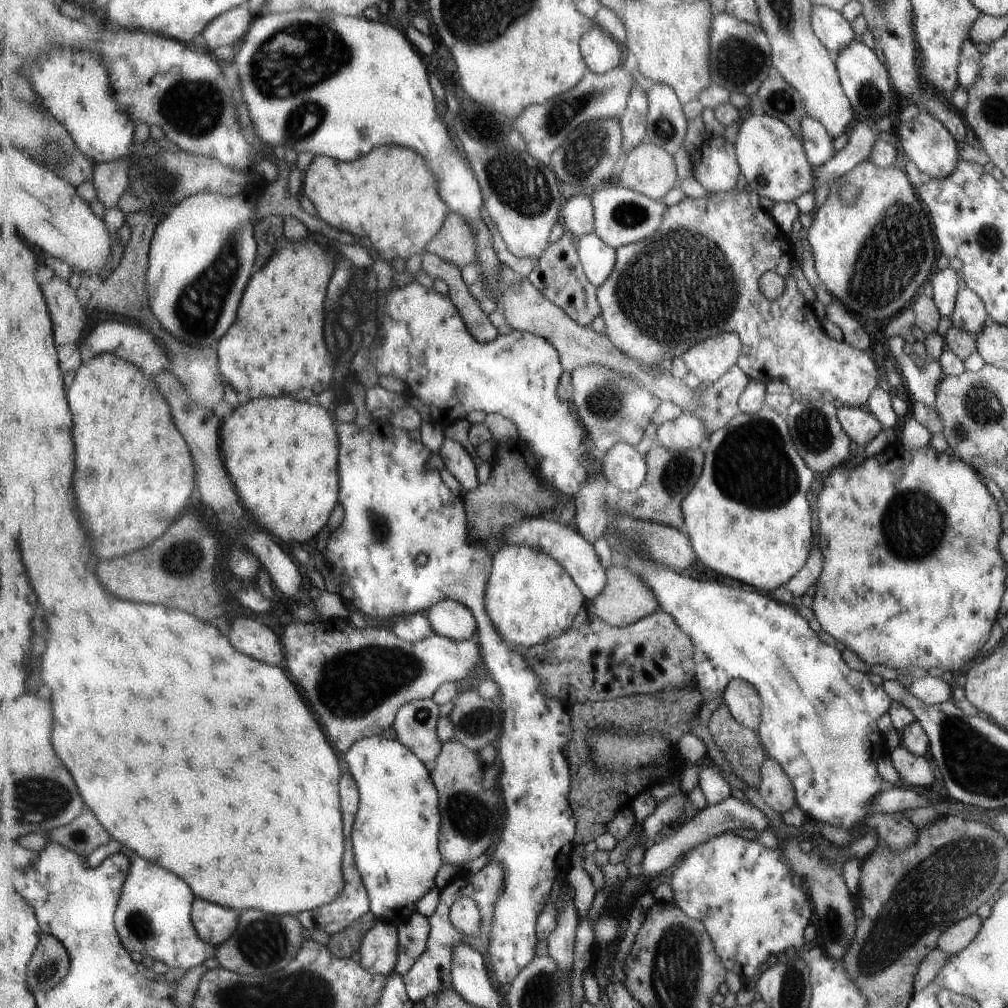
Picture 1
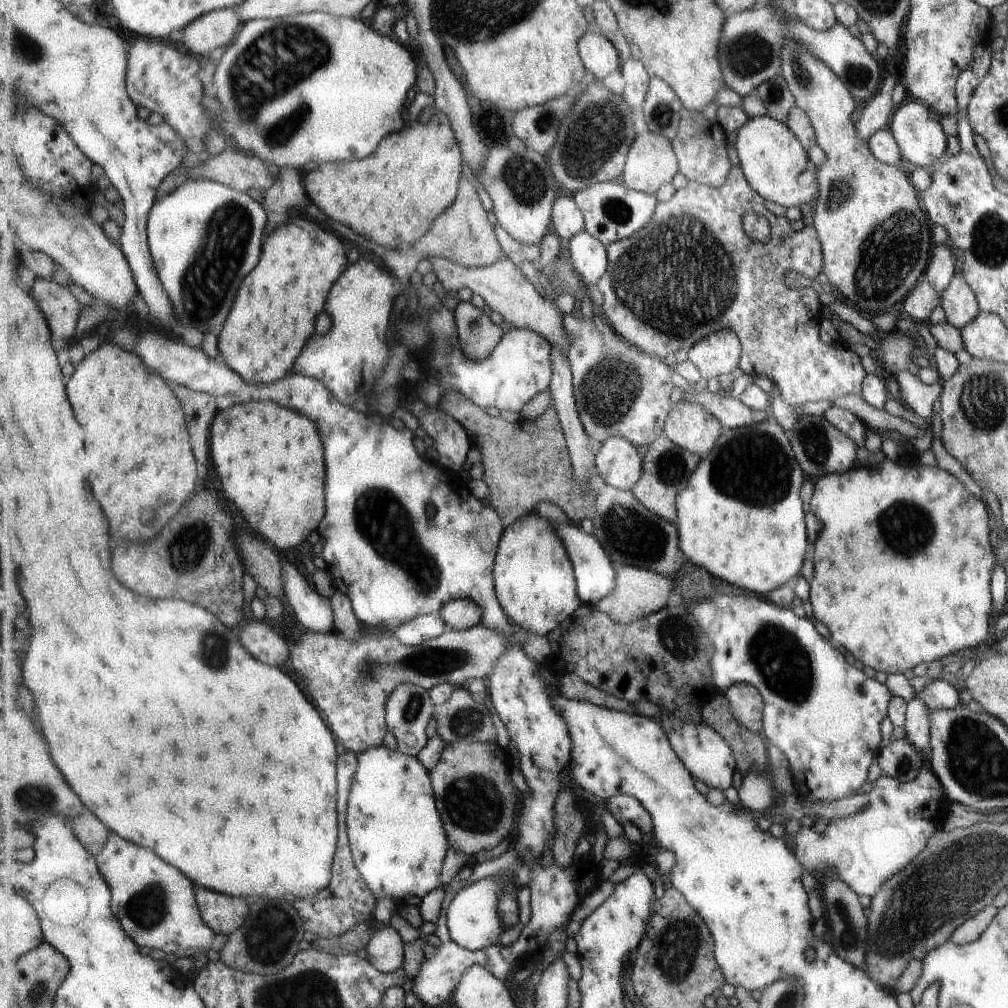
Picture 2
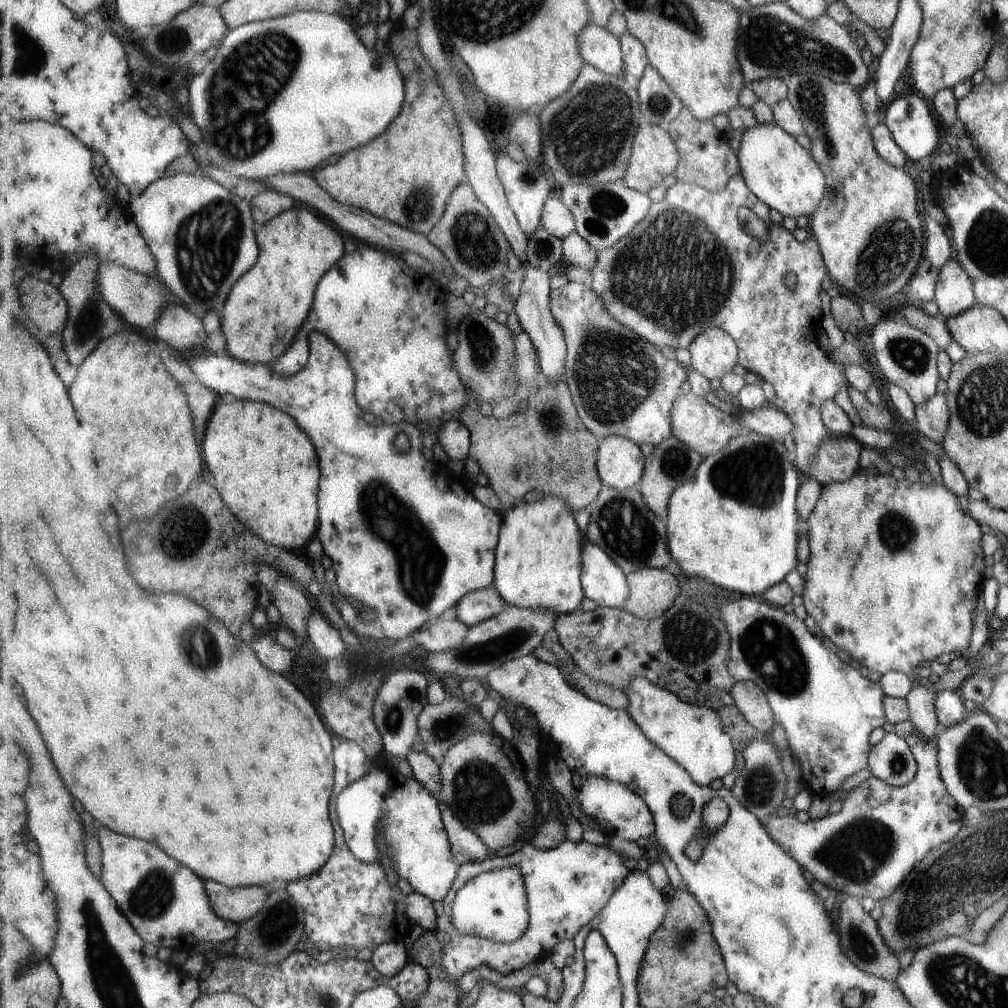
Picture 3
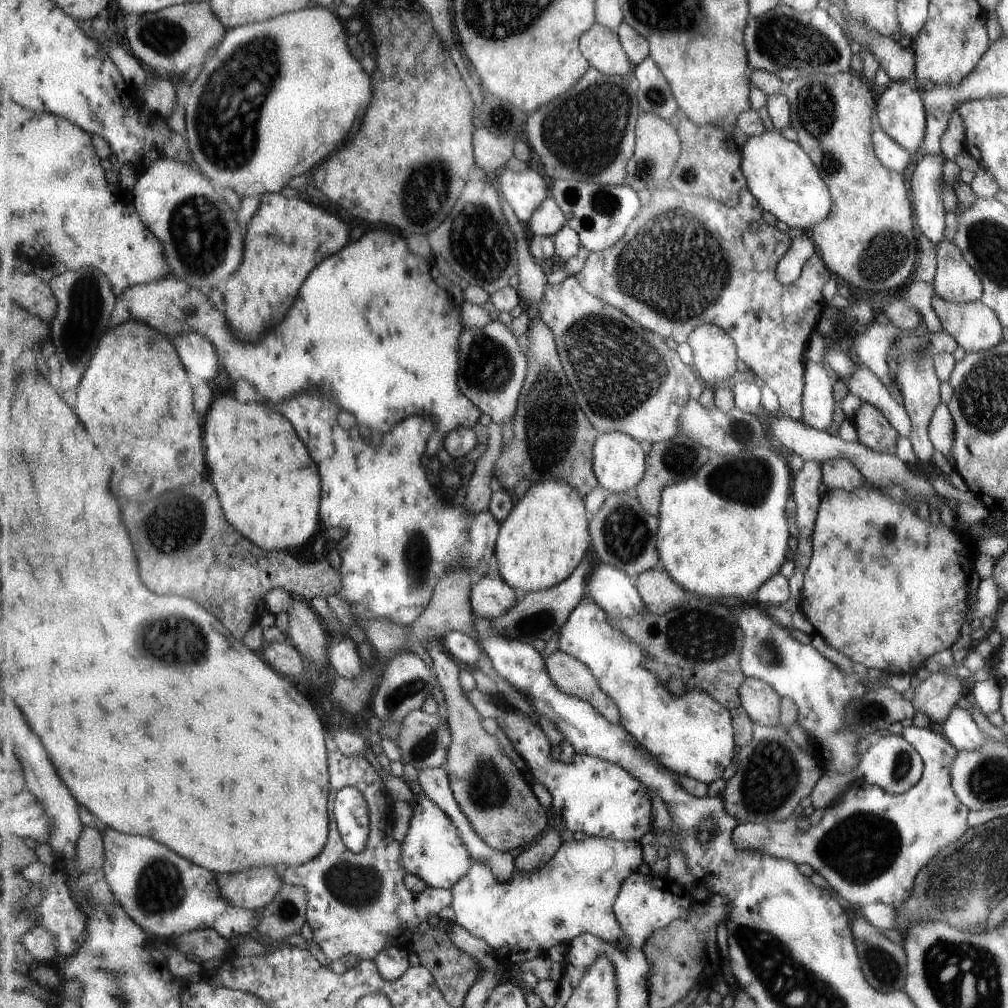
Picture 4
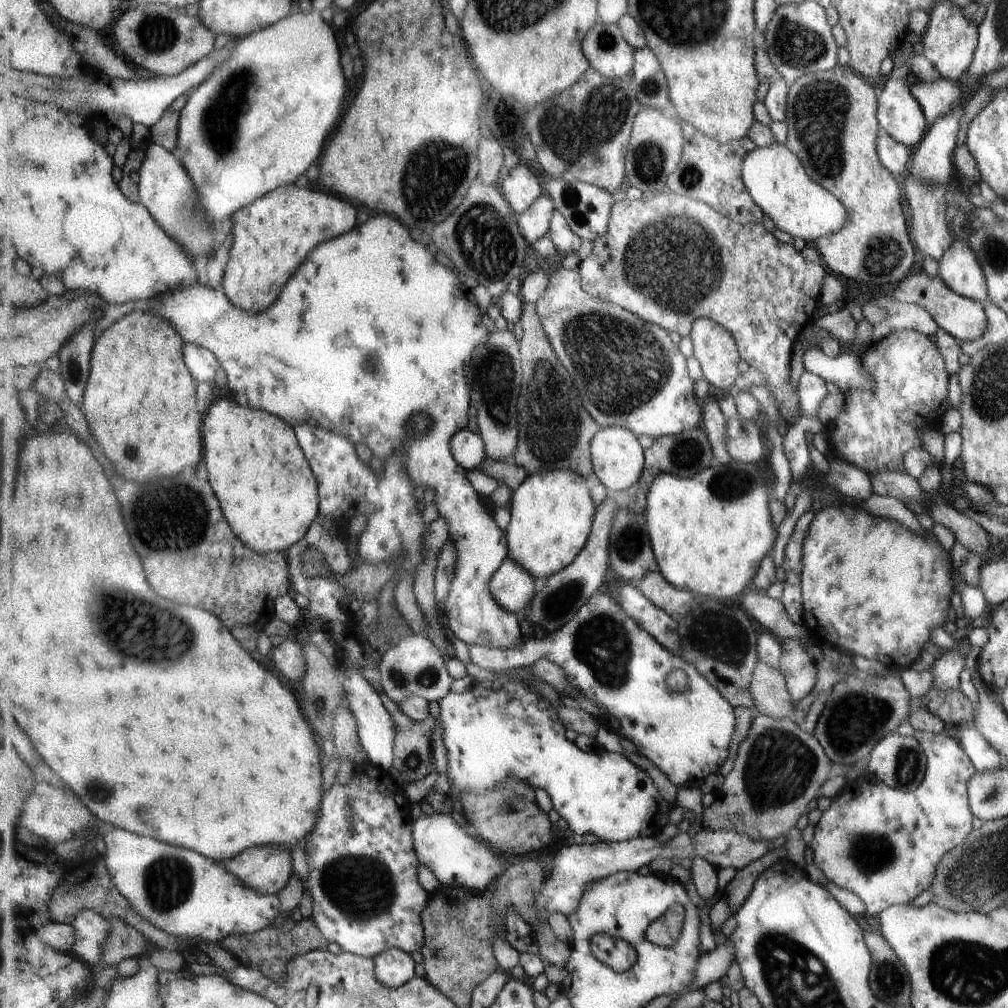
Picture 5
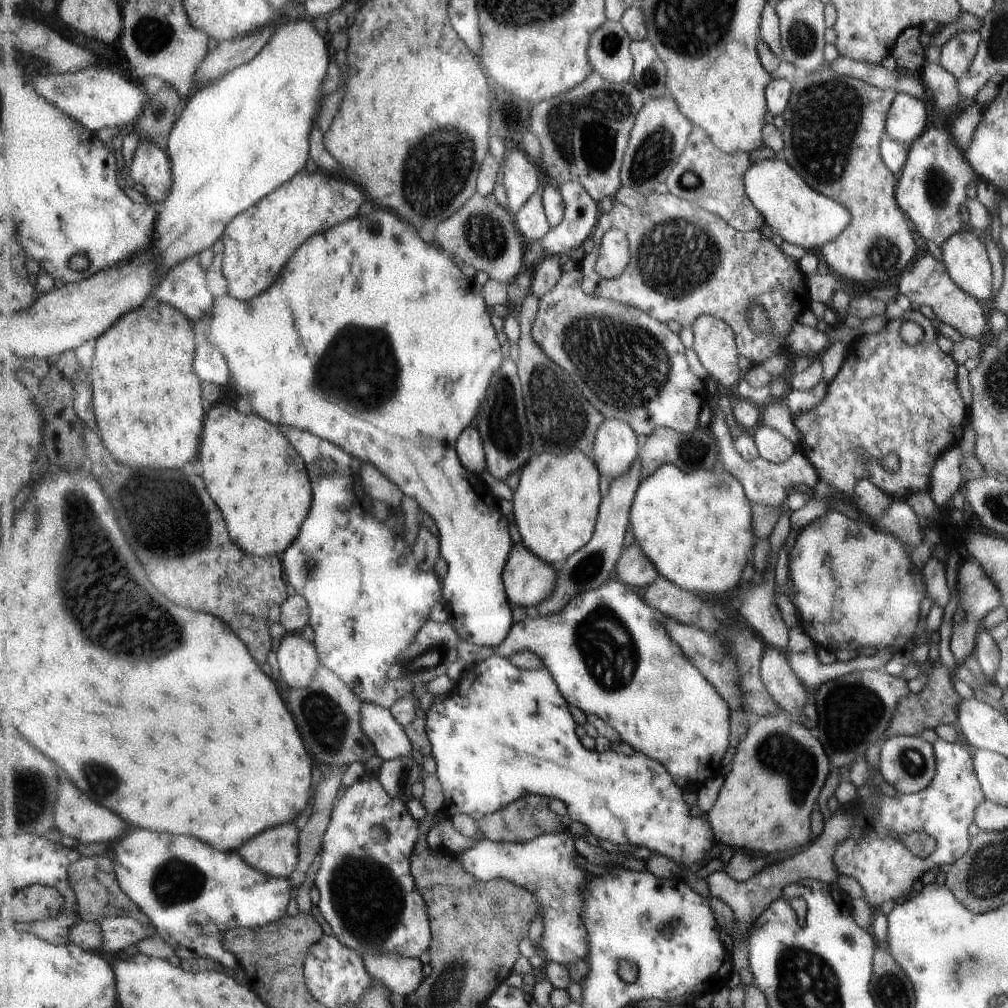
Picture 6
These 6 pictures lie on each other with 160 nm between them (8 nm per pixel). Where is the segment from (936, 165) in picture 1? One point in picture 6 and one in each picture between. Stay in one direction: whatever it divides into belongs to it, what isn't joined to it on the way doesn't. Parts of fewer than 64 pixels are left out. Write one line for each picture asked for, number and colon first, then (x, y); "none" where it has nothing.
2: (921, 140)
3: (907, 120)
4: (900, 114)
5: (897, 113)
6: (905, 120)

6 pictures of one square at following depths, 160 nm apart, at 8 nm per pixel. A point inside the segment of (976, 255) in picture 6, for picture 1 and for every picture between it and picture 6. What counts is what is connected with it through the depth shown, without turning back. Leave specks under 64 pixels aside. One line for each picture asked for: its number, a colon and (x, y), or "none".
1: (968, 314)
2: (957, 301)
3: (953, 294)
4: (954, 281)
5: (958, 268)

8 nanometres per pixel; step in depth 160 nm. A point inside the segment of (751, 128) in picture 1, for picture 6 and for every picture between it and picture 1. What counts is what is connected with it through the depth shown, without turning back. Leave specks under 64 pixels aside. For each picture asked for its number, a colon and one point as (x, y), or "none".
2: (775, 165)
3: (776, 169)
4: (782, 178)
5: (774, 177)
6: (798, 214)

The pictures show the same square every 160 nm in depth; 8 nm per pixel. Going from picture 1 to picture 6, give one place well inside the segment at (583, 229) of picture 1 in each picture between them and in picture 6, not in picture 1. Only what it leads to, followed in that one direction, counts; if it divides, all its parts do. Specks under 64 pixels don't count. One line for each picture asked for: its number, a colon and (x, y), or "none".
2: (569, 220)
3: (557, 218)
4: (549, 218)
5: (535, 223)
6: (532, 221)

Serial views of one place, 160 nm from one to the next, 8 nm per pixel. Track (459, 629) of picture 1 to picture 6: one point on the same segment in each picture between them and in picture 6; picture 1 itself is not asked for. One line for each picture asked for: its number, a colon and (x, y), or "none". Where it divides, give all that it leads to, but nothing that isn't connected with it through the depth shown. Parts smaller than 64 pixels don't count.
2: (461, 614)
3: (478, 606)
4: (492, 597)
5: (514, 587)
6: (529, 579)

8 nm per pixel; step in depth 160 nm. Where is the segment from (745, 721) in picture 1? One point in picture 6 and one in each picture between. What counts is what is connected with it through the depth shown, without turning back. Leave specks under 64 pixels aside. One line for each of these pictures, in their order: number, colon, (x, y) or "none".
2: (747, 702)
3: (749, 698)
4: (760, 699)
5: (770, 689)
6: (777, 672)

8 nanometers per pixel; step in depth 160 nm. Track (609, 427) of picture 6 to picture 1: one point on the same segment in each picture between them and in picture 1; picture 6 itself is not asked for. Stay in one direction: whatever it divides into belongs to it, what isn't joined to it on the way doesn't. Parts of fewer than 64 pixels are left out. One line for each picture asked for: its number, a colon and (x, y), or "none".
1: (623, 467)
2: (618, 463)
3: (620, 462)
4: (620, 465)
5: (619, 460)

